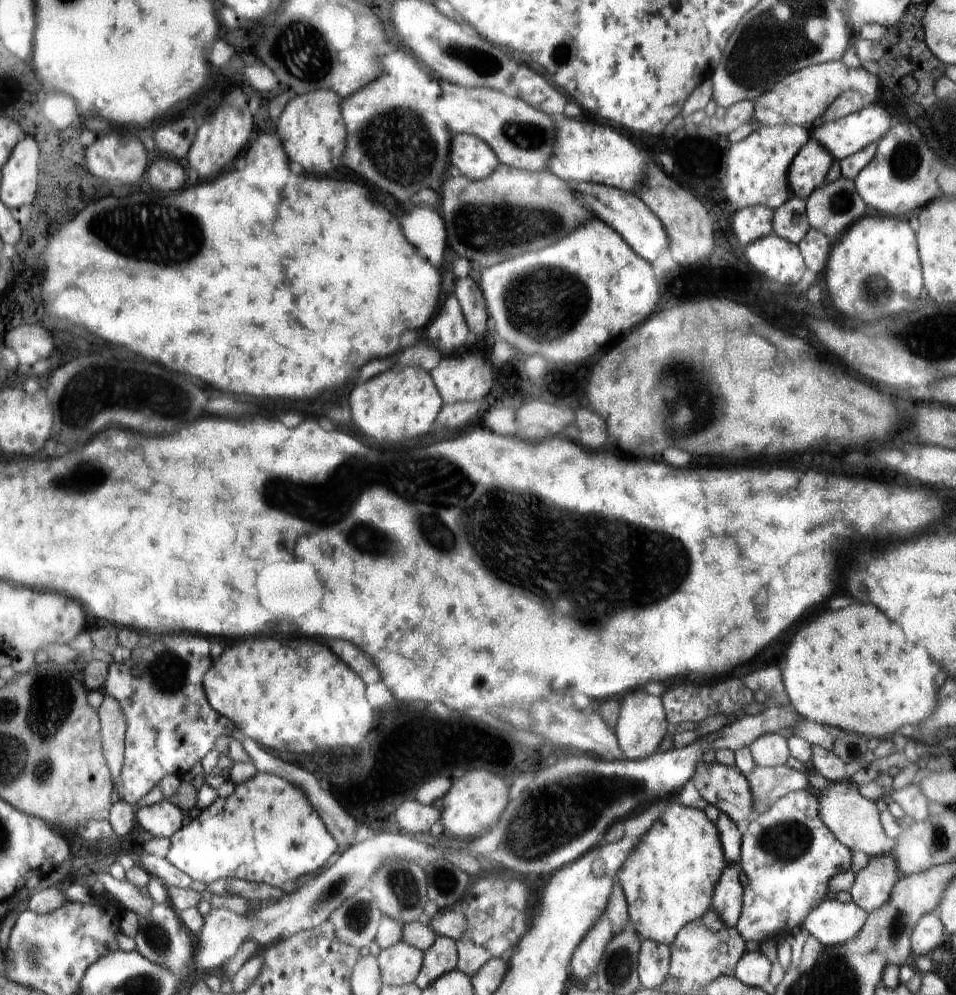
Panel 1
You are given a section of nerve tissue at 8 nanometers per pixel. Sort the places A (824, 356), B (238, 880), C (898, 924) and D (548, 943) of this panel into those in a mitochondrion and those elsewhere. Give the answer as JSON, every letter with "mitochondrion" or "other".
{"A":"other","B":"other","C":"mitochondrion","D":"other"}

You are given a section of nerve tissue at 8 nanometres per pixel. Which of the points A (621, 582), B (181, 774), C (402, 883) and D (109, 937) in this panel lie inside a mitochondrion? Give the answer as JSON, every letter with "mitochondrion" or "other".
{"A":"mitochondrion","B":"other","C":"mitochondrion","D":"other"}

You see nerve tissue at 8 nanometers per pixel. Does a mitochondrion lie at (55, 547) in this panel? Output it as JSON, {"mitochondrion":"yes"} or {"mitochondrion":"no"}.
{"mitochondrion":"no"}

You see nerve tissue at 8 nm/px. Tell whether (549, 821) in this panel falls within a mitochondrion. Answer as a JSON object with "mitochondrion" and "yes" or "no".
{"mitochondrion":"yes"}

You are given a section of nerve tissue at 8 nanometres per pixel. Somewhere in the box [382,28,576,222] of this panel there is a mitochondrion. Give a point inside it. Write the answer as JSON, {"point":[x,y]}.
{"point":[527,136]}

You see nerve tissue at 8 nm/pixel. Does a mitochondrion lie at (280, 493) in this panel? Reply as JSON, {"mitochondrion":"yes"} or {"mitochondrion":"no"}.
{"mitochondrion":"yes"}

